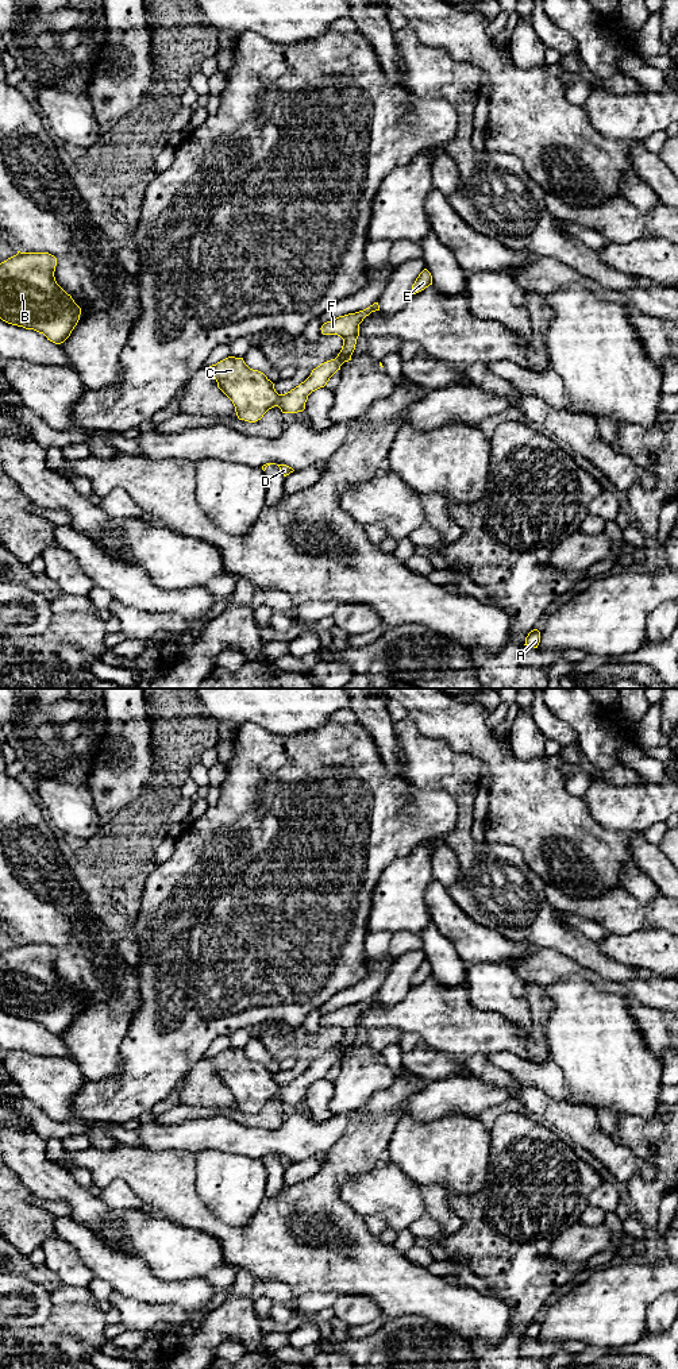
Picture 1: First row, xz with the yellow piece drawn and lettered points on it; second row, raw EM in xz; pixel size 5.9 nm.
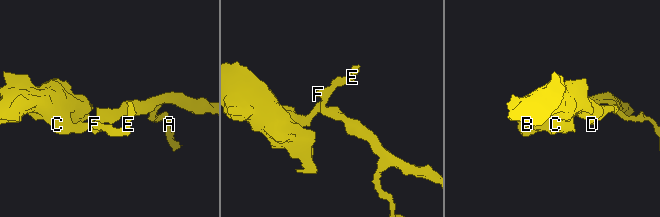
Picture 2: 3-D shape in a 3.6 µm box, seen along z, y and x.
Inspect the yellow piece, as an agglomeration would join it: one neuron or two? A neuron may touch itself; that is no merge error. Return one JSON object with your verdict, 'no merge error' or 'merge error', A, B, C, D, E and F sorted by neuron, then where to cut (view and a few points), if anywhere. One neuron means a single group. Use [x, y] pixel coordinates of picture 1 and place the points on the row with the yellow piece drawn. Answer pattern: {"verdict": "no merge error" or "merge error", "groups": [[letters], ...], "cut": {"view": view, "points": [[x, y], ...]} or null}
{"verdict": "merge error", "groups": [["A"], ["B", "C", "D", "E", "F"]], "cut": {"view": "xz", "points": [[350, 354], [338, 358]]}}

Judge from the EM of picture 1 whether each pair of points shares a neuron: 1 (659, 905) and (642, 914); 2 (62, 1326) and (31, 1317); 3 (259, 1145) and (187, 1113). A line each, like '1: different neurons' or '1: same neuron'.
1: same neuron
2: different neurons
3: different neurons

